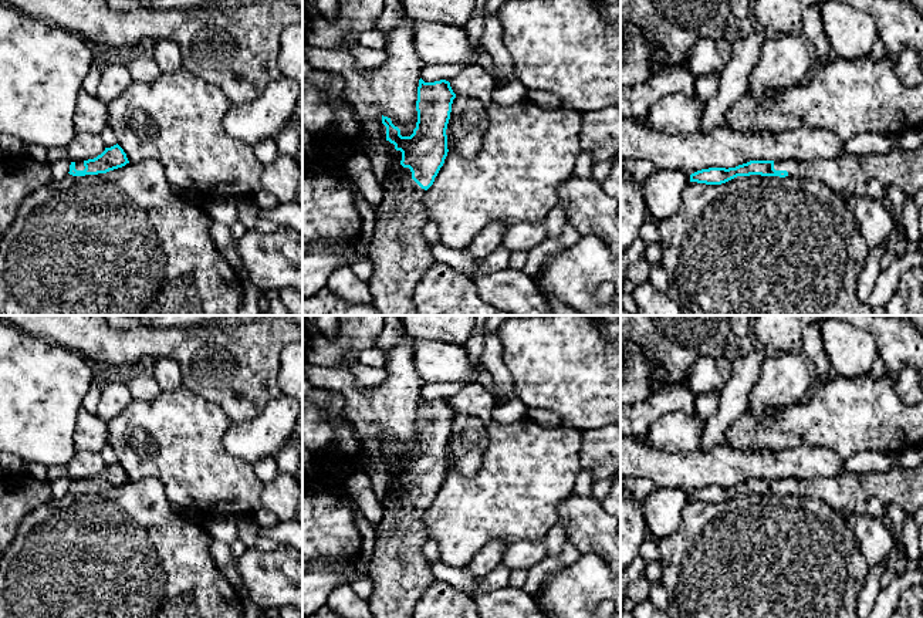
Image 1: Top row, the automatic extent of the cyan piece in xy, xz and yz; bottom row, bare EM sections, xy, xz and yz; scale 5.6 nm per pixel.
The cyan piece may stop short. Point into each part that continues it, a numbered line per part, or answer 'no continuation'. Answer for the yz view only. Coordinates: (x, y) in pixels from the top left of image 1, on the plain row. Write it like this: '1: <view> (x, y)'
1: yz (868, 493)

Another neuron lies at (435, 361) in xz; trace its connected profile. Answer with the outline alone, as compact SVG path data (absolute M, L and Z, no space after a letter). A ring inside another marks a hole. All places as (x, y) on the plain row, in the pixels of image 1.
M417 340L413 351L417 375L426 382L477 382L481 362L469 358L462 345Z

